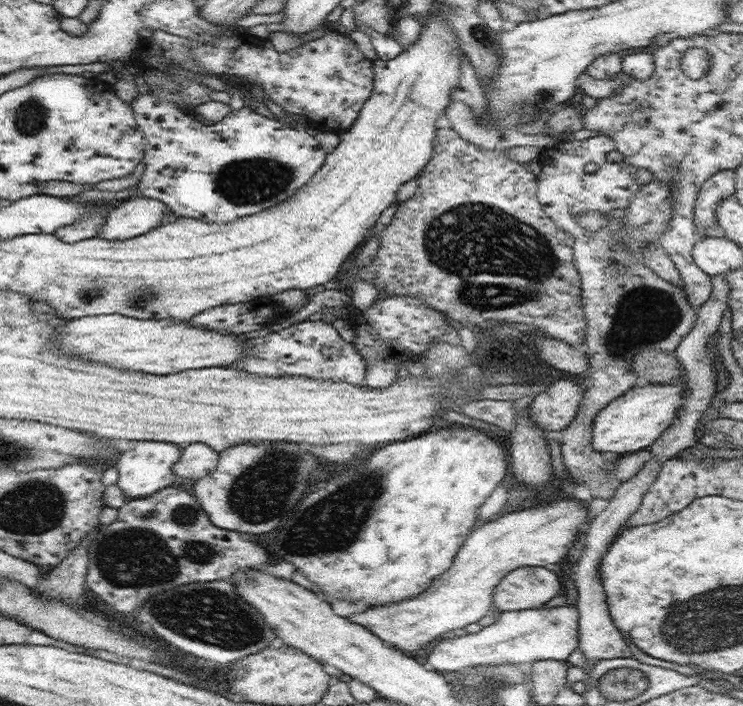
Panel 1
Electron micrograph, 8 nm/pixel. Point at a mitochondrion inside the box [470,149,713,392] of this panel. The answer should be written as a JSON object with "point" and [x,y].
{"point":[644,315]}

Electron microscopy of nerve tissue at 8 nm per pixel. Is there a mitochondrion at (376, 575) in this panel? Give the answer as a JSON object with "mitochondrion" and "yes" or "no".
{"mitochondrion":"no"}

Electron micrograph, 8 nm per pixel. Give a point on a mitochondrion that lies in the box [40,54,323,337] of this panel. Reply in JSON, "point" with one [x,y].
{"point":[248,182]}

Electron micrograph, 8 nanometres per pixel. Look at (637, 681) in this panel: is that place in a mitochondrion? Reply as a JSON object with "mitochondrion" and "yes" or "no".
{"mitochondrion":"yes"}

